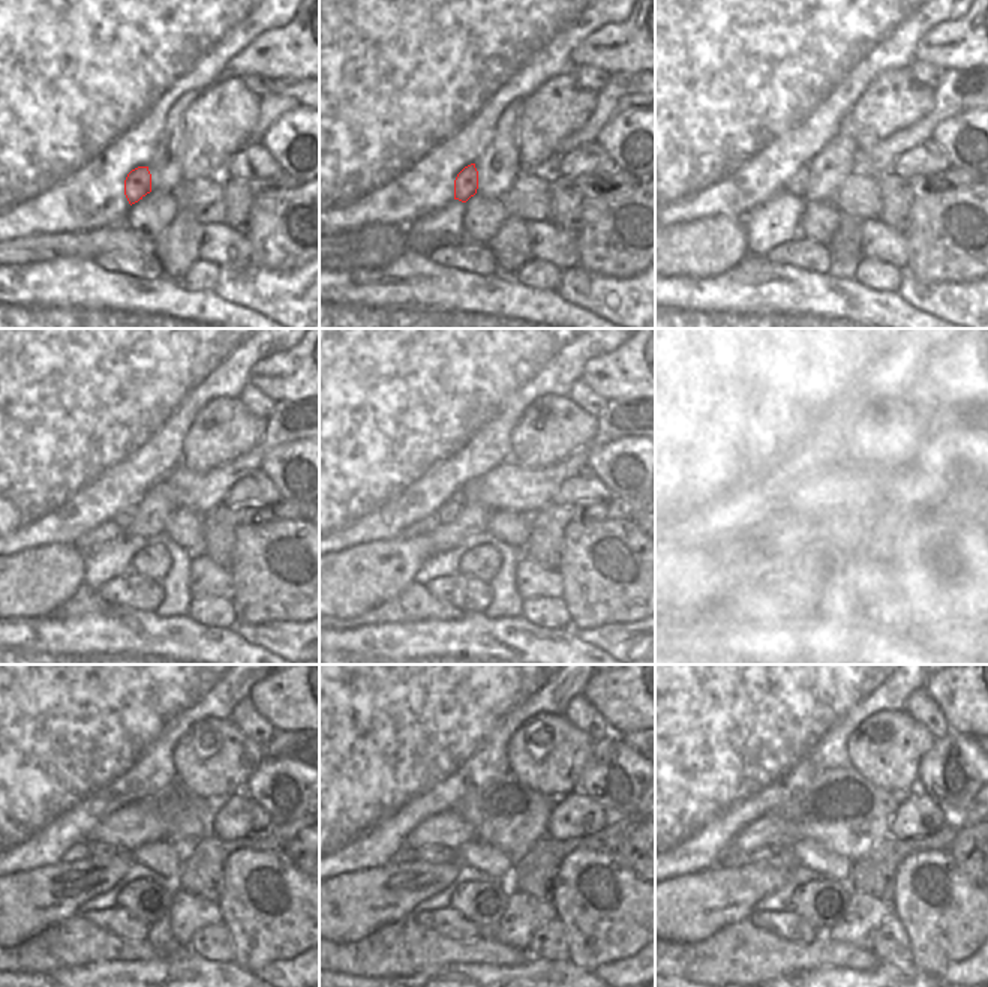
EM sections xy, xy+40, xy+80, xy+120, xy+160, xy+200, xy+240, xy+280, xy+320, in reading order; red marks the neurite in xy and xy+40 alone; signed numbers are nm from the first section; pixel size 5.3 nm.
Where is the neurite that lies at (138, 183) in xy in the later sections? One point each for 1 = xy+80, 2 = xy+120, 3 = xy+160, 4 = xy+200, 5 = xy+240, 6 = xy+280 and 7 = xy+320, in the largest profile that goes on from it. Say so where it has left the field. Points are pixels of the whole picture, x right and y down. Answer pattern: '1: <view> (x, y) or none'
1: xy+80 (796, 185)
2: xy+120 (125, 518)
3: xy+160 (450, 512)
4: xy+200 (781, 513)
5: xy+240 (96, 849)
6: xy+280 (431, 852)
7: xy+320 (775, 855)

